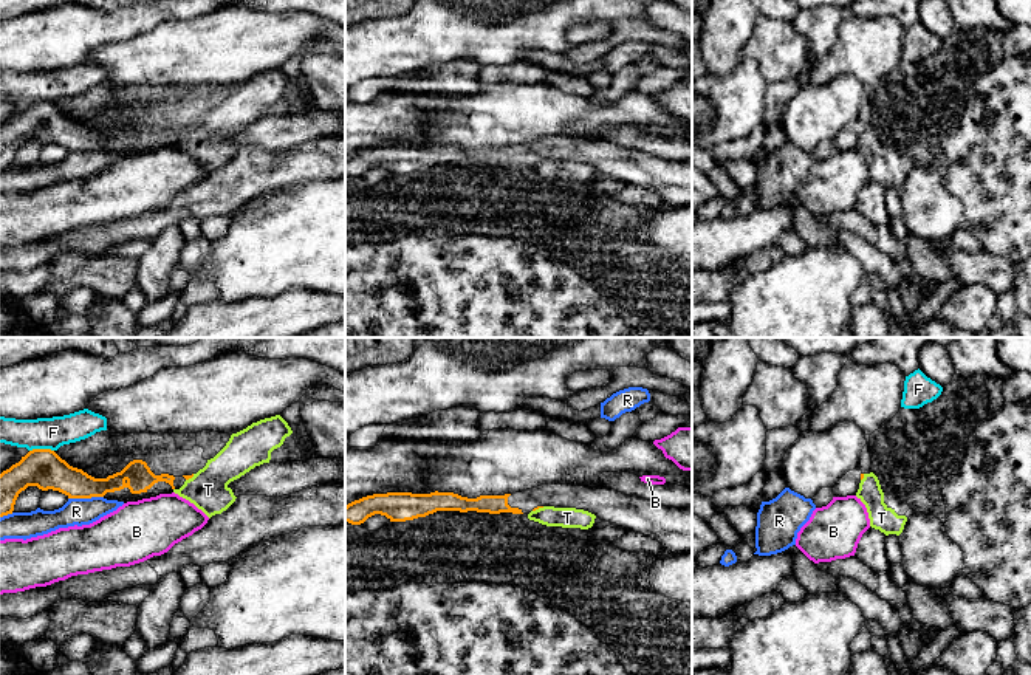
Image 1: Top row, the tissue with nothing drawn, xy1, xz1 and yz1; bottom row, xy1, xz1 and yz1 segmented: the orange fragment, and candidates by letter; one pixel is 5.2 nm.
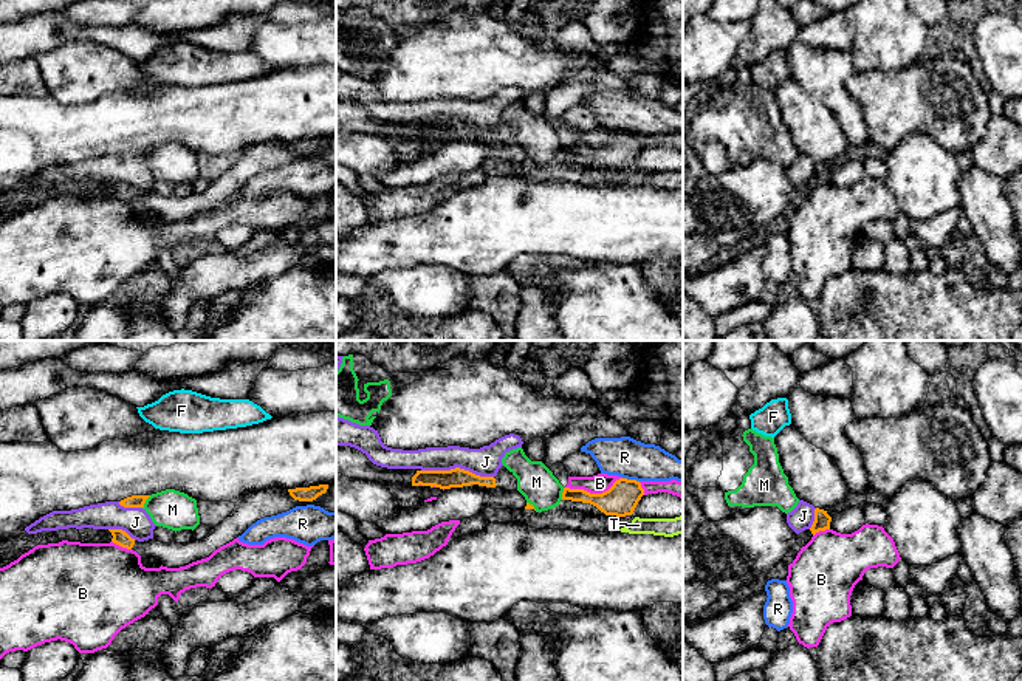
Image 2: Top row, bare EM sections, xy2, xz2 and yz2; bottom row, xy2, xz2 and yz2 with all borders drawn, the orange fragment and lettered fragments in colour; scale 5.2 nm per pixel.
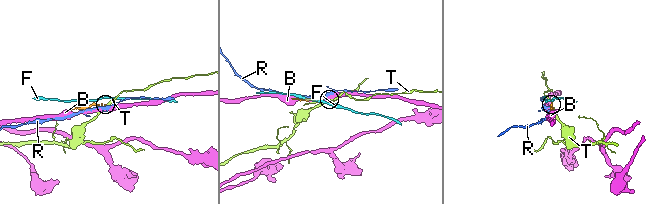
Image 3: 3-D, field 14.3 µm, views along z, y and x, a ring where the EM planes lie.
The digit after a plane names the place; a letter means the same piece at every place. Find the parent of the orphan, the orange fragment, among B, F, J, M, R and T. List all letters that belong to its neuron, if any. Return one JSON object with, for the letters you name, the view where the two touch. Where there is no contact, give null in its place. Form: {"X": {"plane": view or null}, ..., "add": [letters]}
{"J": {"plane": "xz2"}, "add": ["J"]}

